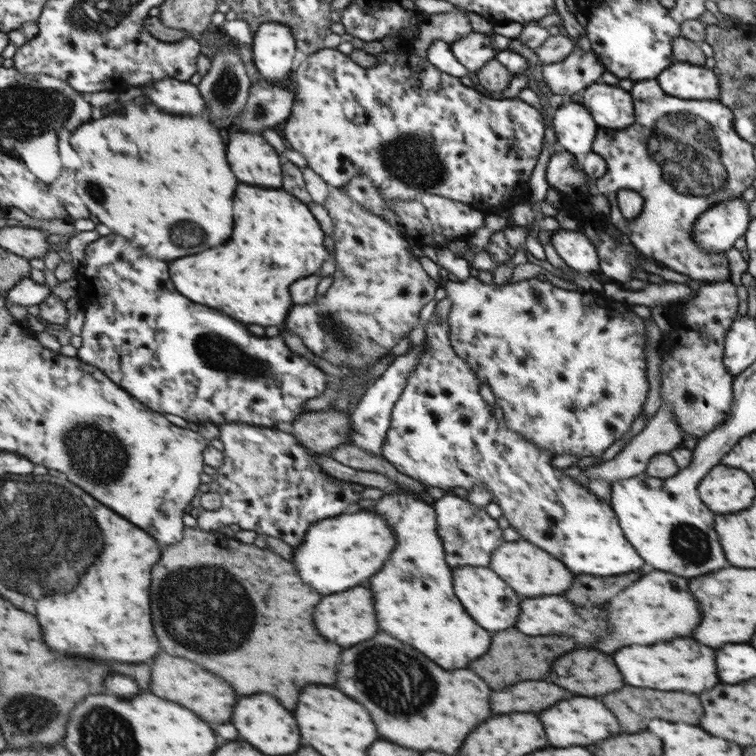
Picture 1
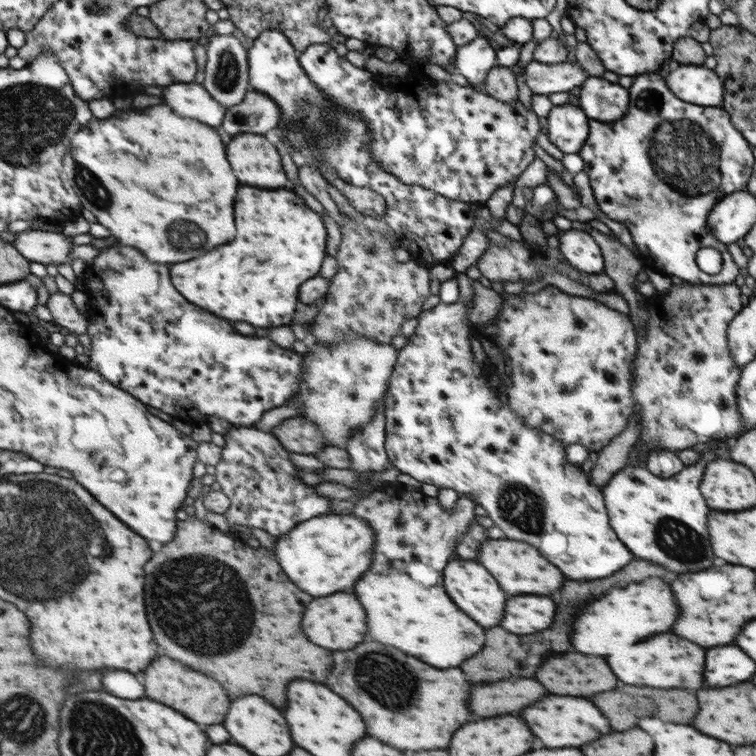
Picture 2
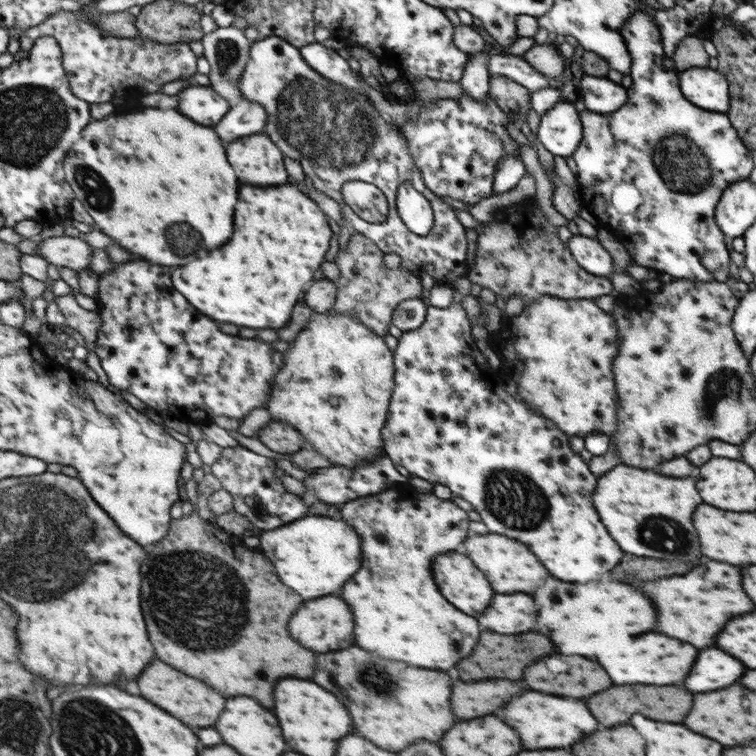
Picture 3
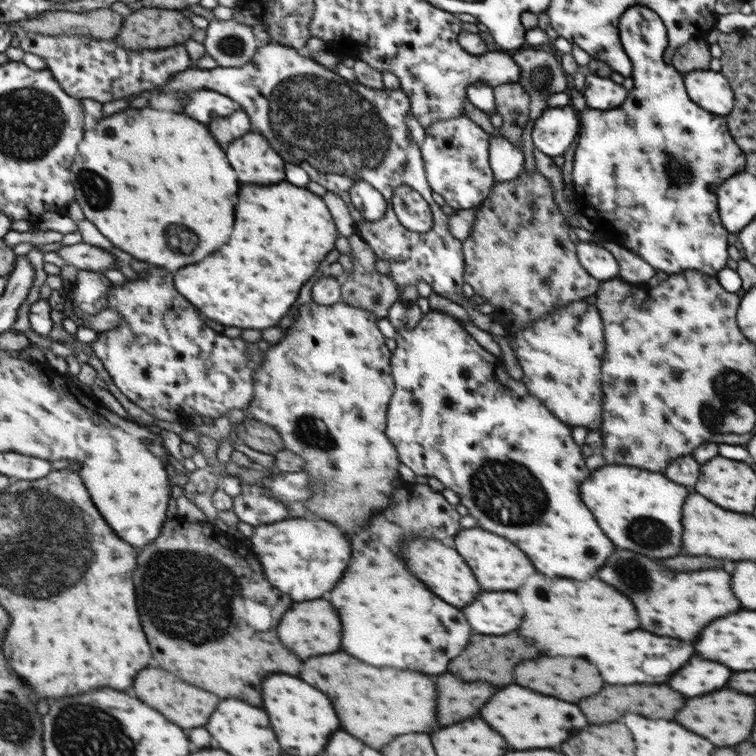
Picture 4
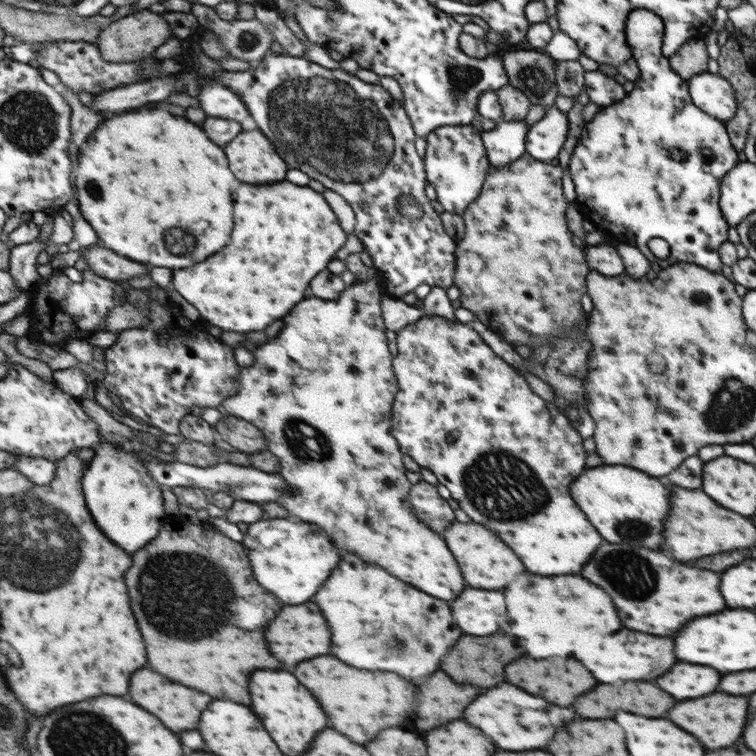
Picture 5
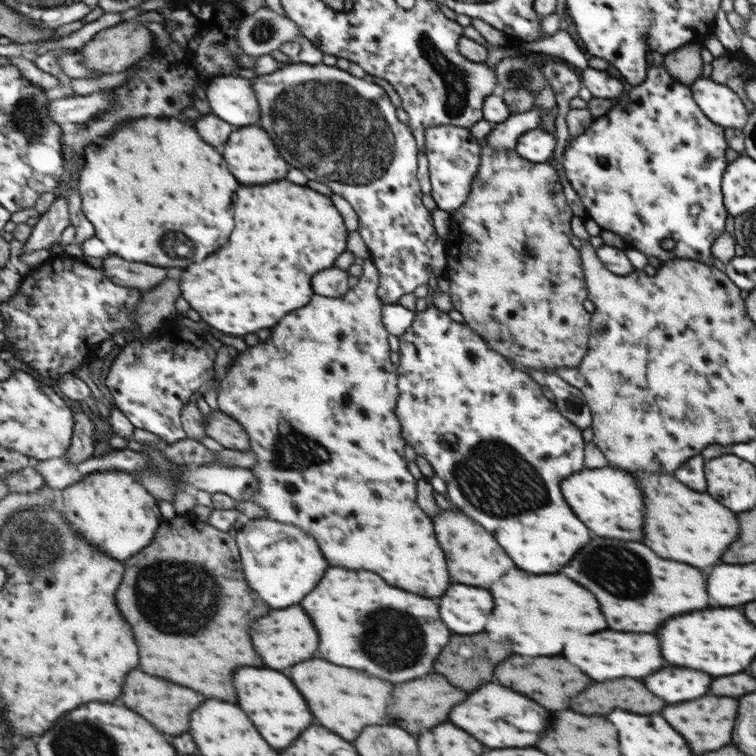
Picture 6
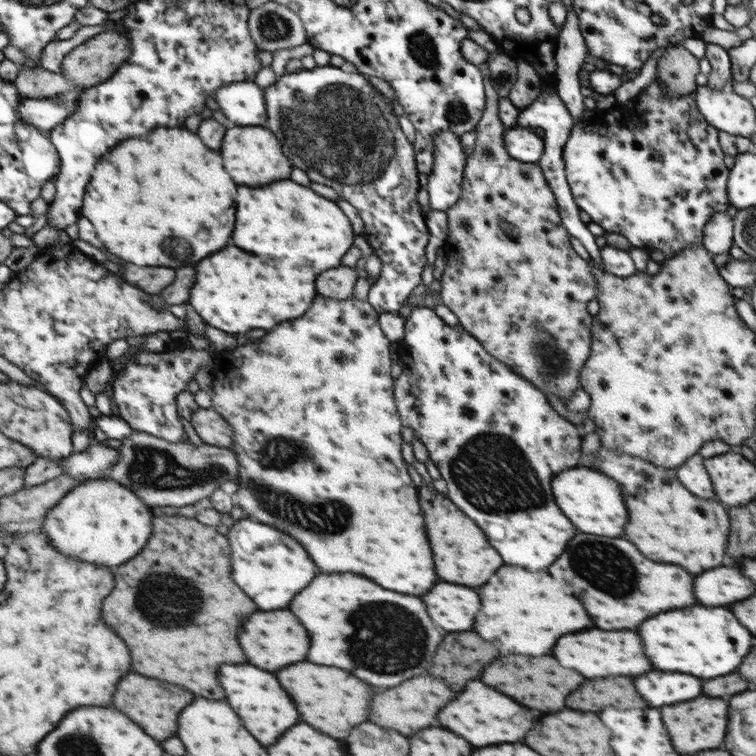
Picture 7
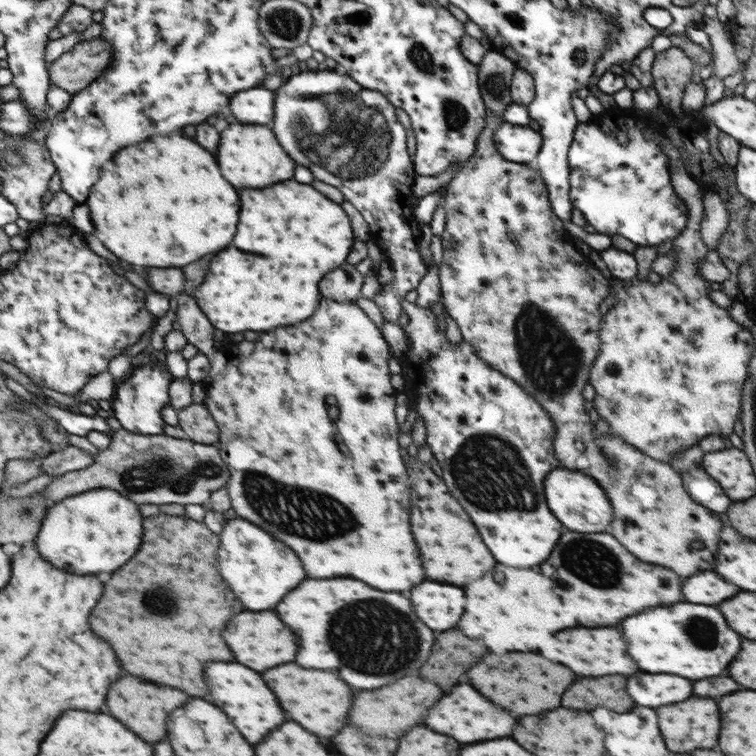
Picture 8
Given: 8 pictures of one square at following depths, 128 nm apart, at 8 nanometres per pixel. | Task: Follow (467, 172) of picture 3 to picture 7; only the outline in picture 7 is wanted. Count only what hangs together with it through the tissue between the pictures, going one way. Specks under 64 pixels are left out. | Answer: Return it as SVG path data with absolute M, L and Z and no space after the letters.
M446 130L432 137L434 169L427 177L426 191L429 201L427 206L421 208L427 215L449 210L460 200L461 177L464 176L463 162L467 161L467 155L463 156L457 138L459 137L447 133Z

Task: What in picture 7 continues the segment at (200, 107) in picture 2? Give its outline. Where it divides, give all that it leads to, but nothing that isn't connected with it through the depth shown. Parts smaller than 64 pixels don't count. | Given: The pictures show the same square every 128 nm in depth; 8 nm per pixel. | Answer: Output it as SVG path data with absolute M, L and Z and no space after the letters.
M239 82L237 86L225 86L217 100L237 126L259 126L265 122L265 102L259 86L251 82Z

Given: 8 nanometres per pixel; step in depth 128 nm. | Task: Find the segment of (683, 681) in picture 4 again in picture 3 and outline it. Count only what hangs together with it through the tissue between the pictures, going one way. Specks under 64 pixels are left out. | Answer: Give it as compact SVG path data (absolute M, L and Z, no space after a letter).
M707 648L697 654L697 666L689 670L689 678L685 678L683 686L691 694L719 690L721 686L725 688L733 684L741 676L741 670L743 666L725 652L717 648Z

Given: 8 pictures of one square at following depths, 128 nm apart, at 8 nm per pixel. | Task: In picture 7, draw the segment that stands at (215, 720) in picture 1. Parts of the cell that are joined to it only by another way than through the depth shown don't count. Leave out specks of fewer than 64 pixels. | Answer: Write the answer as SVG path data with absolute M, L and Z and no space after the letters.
M129 674L119 682L113 704L117 710L129 714L129 718L133 718L133 722L137 722L149 736L157 738L157 742L165 742L167 738L177 734L179 714L185 706L189 706L193 702L193 698L195 698L195 694L181 686L145 678L141 674Z

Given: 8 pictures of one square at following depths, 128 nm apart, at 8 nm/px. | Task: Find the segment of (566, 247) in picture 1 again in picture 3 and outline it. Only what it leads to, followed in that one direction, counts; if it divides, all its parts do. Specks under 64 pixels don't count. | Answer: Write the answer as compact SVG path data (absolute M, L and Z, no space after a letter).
M572 235L567 245L577 264L589 274L608 278L612 273L612 257L595 239Z

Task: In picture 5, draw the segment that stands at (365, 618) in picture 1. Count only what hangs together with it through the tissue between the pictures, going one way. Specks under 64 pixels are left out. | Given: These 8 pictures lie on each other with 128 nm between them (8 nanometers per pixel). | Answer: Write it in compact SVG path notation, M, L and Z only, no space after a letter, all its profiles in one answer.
M305 602L301 606L283 606L273 622L265 628L265 642L269 642L269 650L283 666L293 666L301 660L321 656L329 650L329 628L313 602Z

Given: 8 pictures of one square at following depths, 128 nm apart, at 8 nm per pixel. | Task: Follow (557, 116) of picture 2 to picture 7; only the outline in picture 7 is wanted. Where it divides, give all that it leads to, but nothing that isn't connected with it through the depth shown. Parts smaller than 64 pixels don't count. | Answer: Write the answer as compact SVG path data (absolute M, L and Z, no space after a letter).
M508 127L504 130L503 146L519 162L536 163L544 152L544 142L531 128Z

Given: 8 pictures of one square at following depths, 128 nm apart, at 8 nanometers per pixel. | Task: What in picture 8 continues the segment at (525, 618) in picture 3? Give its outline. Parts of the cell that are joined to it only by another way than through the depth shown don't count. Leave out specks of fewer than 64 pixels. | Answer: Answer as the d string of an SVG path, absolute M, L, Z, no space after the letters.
M429 580L409 590L409 602L413 602L413 614L417 614L431 630L453 628L465 604L459 588Z

